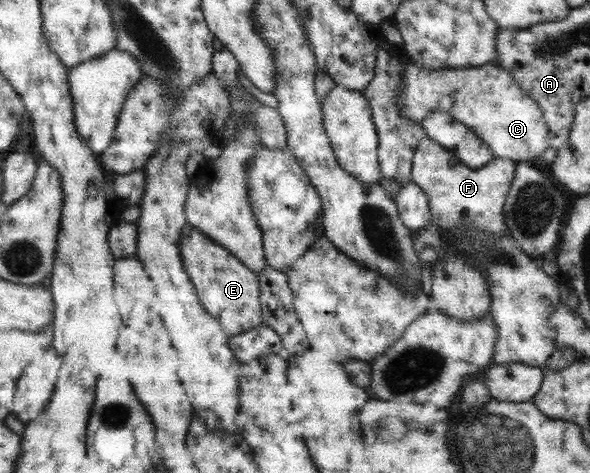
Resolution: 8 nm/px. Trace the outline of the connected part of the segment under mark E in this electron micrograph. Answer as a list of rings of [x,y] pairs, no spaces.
[[[189,224],[181,232],[180,254],[201,305],[221,324],[228,336],[239,335],[262,324],[257,272],[245,267],[230,251]]]

